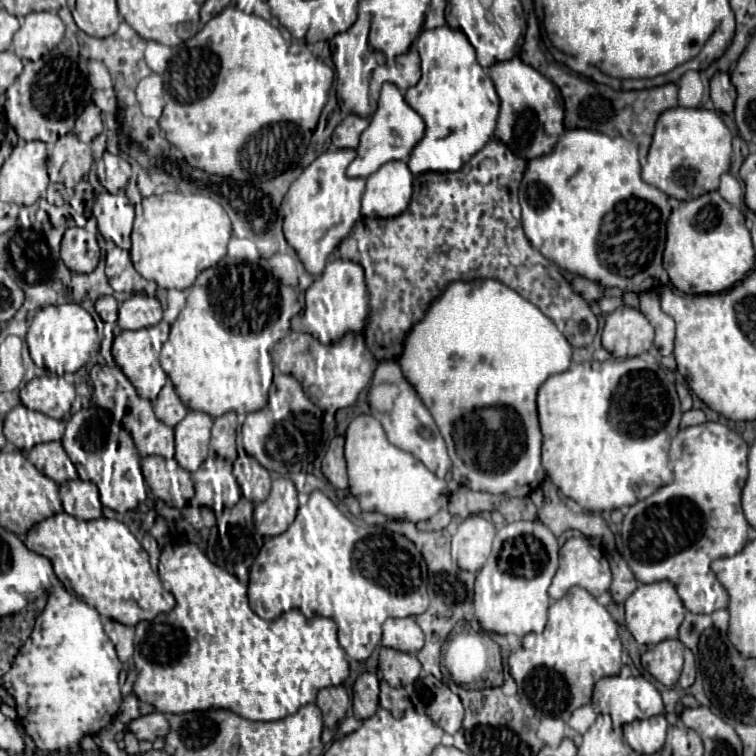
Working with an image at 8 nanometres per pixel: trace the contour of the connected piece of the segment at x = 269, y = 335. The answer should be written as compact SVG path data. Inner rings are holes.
M226 256L216 266L204 270L196 278L184 310L178 314L170 328L170 344L174 346L174 356L168 376L186 408L206 412L214 418L224 412L248 414L264 406L268 408L266 394L273 381L270 349L290 332L292 316L296 316L300 310L302 306L294 288L280 286L280 282L258 264L248 264Z

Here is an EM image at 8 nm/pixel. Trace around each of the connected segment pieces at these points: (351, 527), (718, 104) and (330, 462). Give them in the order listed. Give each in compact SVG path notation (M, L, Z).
M314 490L308 504L298 508L292 526L284 534L266 540L262 548L264 550L256 558L258 570L252 572L248 586L252 610L268 622L292 608L298 608L306 618L332 618L338 626L340 646L358 662L364 662L378 646L386 618L418 616L428 608L426 562L416 546L402 534L390 532L382 526L356 526L320 490Z
M716 72L712 76L712 80L710 80L710 98L712 98L716 110L732 114L734 100L736 100L736 88L732 86L728 72Z
M336 436L330 442L328 454L322 462L322 474L328 478L328 482L334 488L348 488L348 476L346 476L346 462L344 462L344 438Z

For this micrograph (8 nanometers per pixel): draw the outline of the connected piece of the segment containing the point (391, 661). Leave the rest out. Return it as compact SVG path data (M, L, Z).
M382 648L378 670L390 686L408 686L416 682L420 674L420 662L412 654L398 652L394 648Z

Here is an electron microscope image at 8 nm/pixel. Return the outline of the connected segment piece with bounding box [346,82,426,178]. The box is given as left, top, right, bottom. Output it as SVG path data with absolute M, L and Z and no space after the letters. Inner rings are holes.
M386 82L382 86L378 108L376 108L376 112L374 112L374 116L370 120L370 126L360 136L360 146L356 148L358 156L348 166L348 172L346 174L350 178L368 178L372 172L376 172L386 162L392 162L392 160L408 160L412 148L424 136L424 130L426 130L426 126L424 126L422 116L408 106L408 102L404 100L402 92L394 84Z

